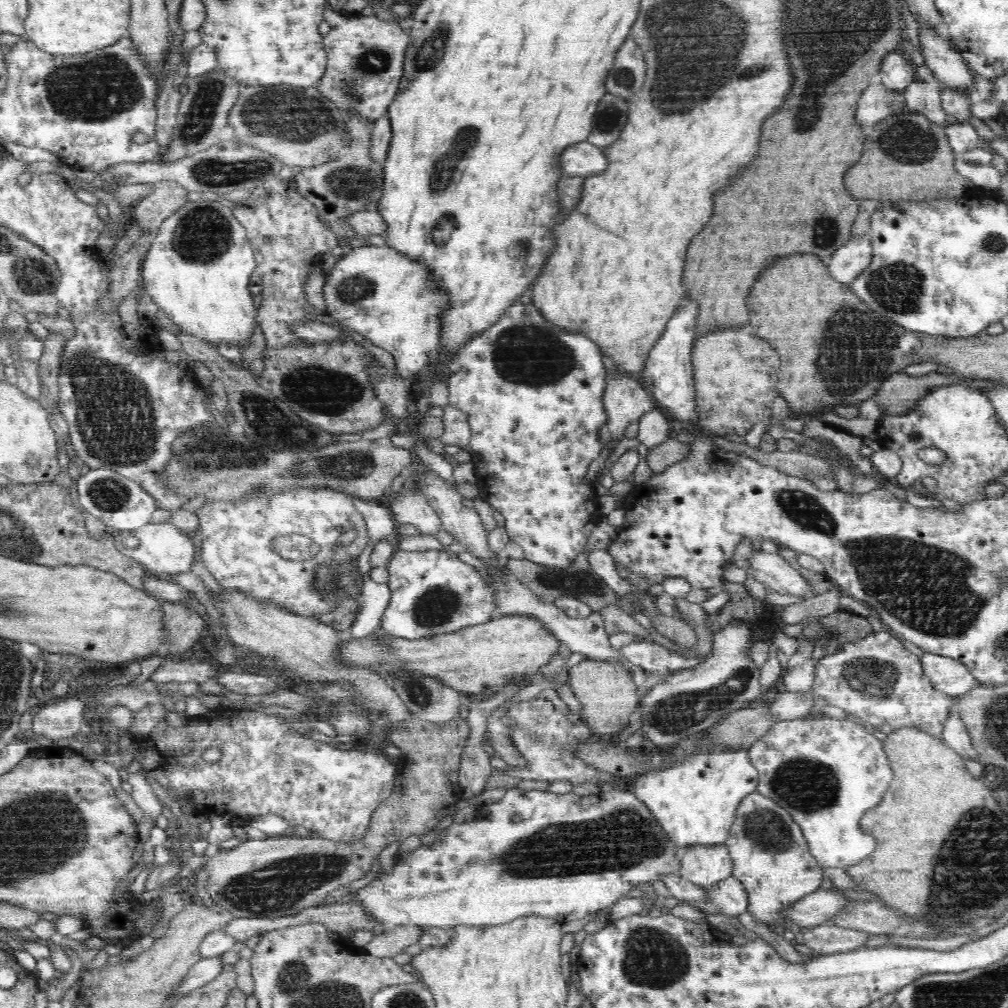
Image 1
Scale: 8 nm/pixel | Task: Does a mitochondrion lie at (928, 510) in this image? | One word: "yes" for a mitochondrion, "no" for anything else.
no

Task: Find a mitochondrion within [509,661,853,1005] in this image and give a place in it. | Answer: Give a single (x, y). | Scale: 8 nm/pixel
(652, 958)

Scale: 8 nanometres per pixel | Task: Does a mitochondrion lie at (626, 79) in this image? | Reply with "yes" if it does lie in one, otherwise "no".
yes

